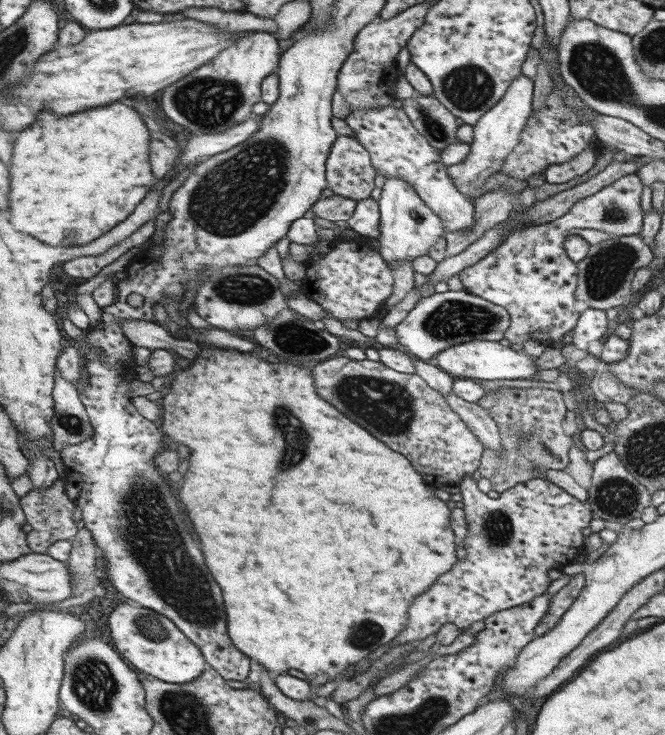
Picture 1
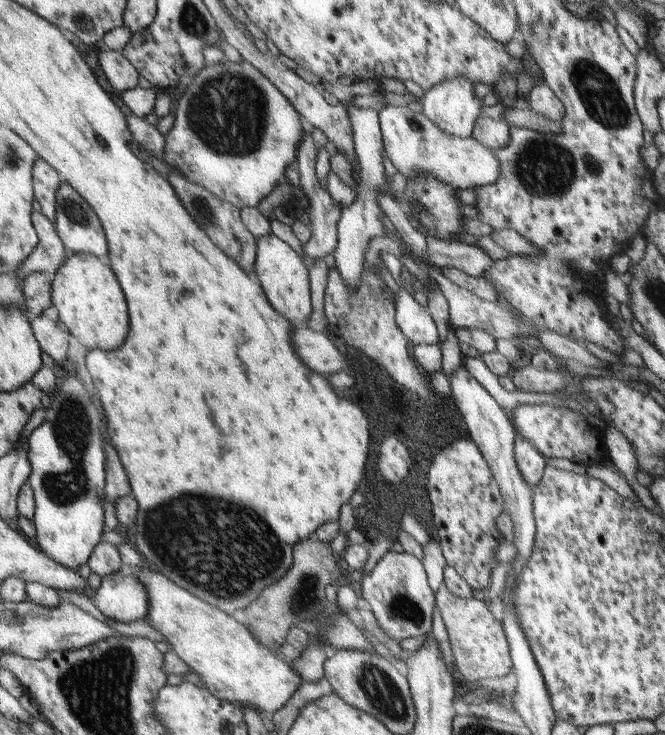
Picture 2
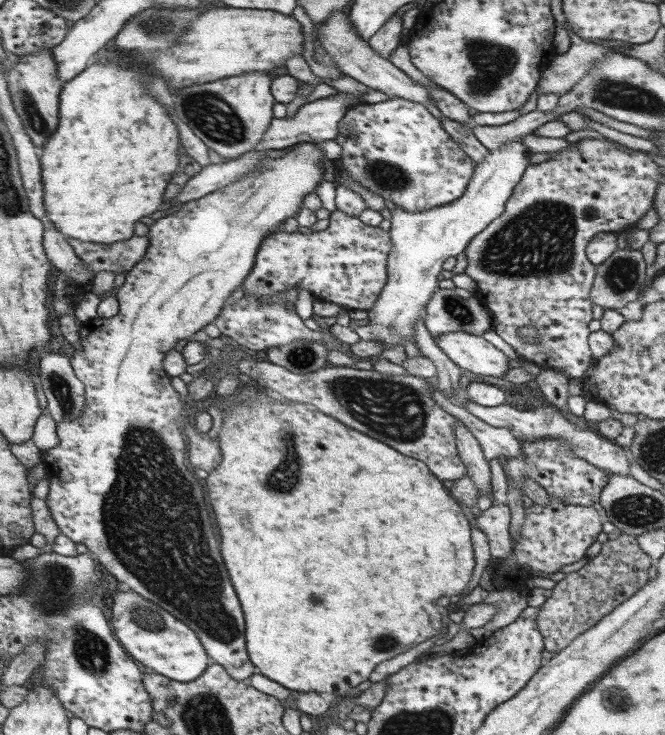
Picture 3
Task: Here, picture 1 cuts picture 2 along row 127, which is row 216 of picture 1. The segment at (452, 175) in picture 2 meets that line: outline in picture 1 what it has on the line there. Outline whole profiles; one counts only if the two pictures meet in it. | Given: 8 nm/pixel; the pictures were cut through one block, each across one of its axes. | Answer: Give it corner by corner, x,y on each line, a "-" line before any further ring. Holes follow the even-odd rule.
387,177
381,187
377,200
379,220
378,252
386,264
395,265
401,259
407,259
411,264
416,256
427,255
427,248
433,245
437,238
444,237
446,233
441,220
431,213
425,203
420,202
415,191
409,183
399,177

